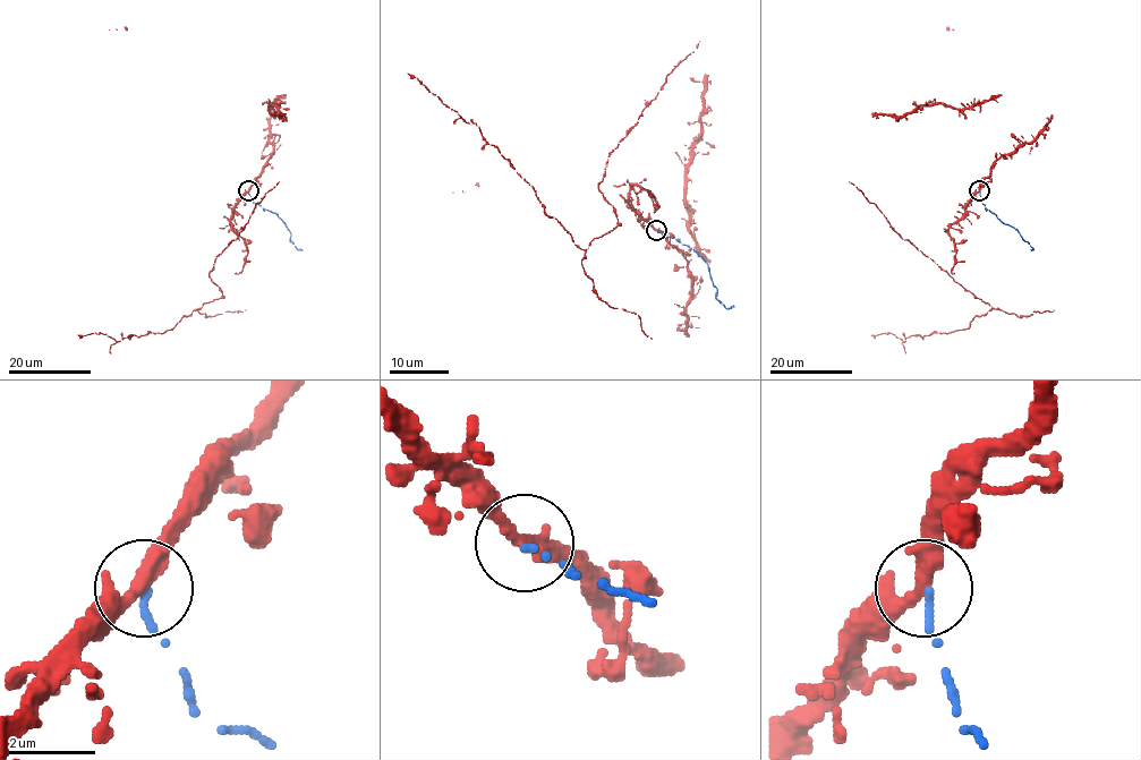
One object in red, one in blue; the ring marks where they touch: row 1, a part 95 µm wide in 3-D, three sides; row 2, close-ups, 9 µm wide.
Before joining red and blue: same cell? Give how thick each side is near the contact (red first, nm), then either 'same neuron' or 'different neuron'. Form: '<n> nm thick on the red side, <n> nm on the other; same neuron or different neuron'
320 nm thick on the red side, 180 nm on the other; different neuron

